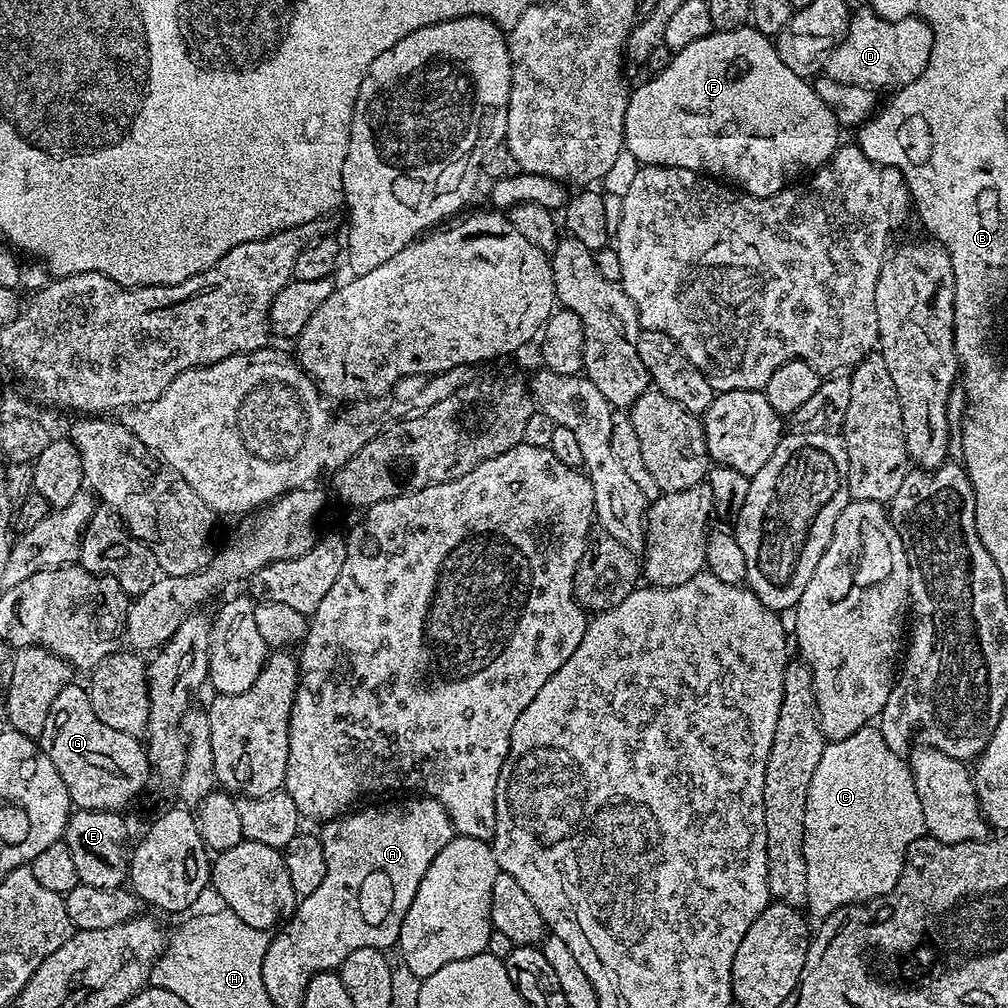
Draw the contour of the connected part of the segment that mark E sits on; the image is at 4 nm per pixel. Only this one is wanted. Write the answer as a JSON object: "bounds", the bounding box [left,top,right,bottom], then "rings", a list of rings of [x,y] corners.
{"bounds":[62,808,128,888],"rings":[[[89,808],[73,811],[69,815],[62,839],[70,846],[70,854],[74,857],[74,866],[78,869],[78,878],[82,884],[95,888],[118,888],[128,880],[128,824],[120,816],[123,815],[116,810],[99,812]]]}

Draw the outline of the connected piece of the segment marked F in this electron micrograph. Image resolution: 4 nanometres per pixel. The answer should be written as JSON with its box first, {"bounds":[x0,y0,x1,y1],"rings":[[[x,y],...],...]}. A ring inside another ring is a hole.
{"bounds":[624,26,841,196],"rings":[[[751,26],[735,28],[729,32],[713,31],[709,36],[698,38],[697,41],[677,51],[671,62],[661,72],[655,73],[648,79],[652,80],[646,81],[637,92],[635,89],[629,95],[624,123],[624,147],[644,166],[664,164],[668,168],[695,168],[713,178],[723,178],[735,187],[749,192],[751,196],[773,196],[789,182],[799,181],[805,174],[811,174],[823,166],[836,153],[841,143],[841,125],[836,123],[834,114],[828,109],[826,102],[818,98],[818,94],[805,77],[794,74],[794,70],[790,70],[790,66],[782,62],[775,43],[769,37],[763,36],[757,28]]]}

